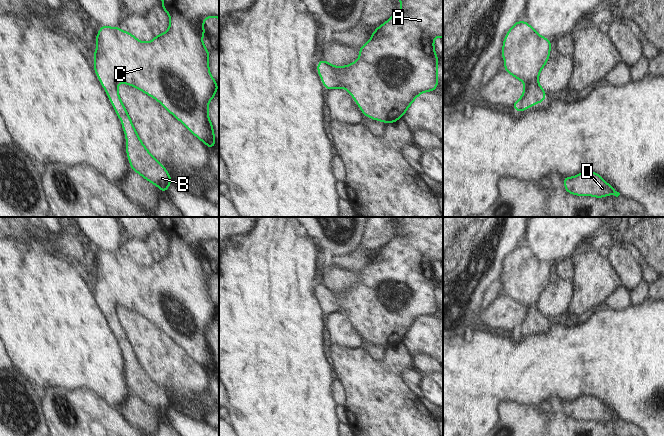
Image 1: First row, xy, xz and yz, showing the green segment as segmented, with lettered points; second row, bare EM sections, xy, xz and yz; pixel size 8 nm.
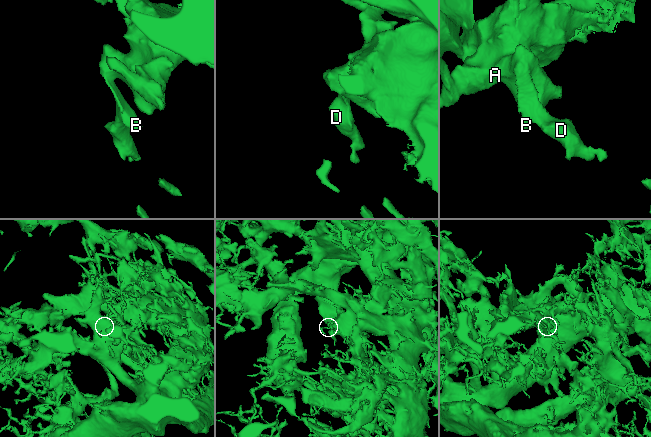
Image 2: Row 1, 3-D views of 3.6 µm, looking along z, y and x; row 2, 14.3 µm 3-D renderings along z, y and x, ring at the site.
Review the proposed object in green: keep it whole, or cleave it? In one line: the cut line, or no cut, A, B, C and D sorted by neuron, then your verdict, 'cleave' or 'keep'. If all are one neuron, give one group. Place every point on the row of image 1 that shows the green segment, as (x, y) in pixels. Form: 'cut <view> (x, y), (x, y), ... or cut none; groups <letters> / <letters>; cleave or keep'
cut none; groups A B C D; keep

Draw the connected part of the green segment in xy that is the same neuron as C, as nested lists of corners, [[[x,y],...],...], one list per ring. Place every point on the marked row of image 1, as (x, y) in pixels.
[[[162,0],[161,8],[168,13],[170,25],[165,33],[157,34],[150,42],[142,42],[119,27],[100,26],[96,35],[94,71],[122,121],[130,167],[162,192],[167,192],[172,182],[170,174],[141,142],[120,99],[118,84],[123,82],[156,99],[205,145],[210,149],[214,148],[215,135],[208,115],[208,106],[210,100],[215,97],[218,84],[209,71],[210,53],[202,37],[206,35],[204,19],[219,19],[219,0]]]

